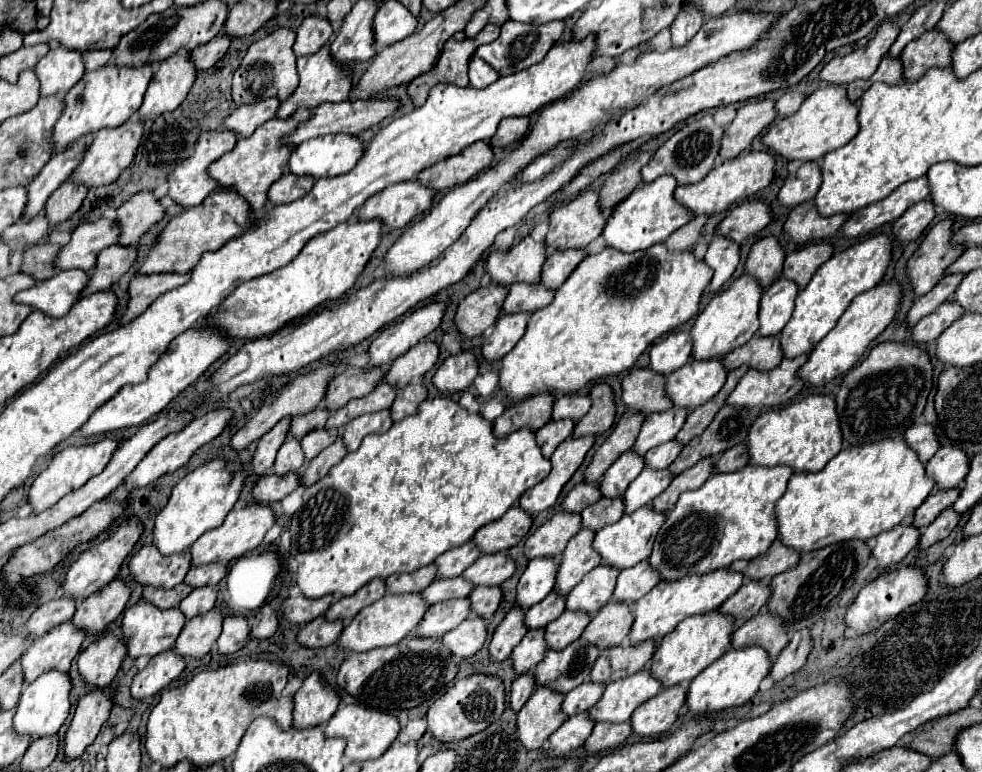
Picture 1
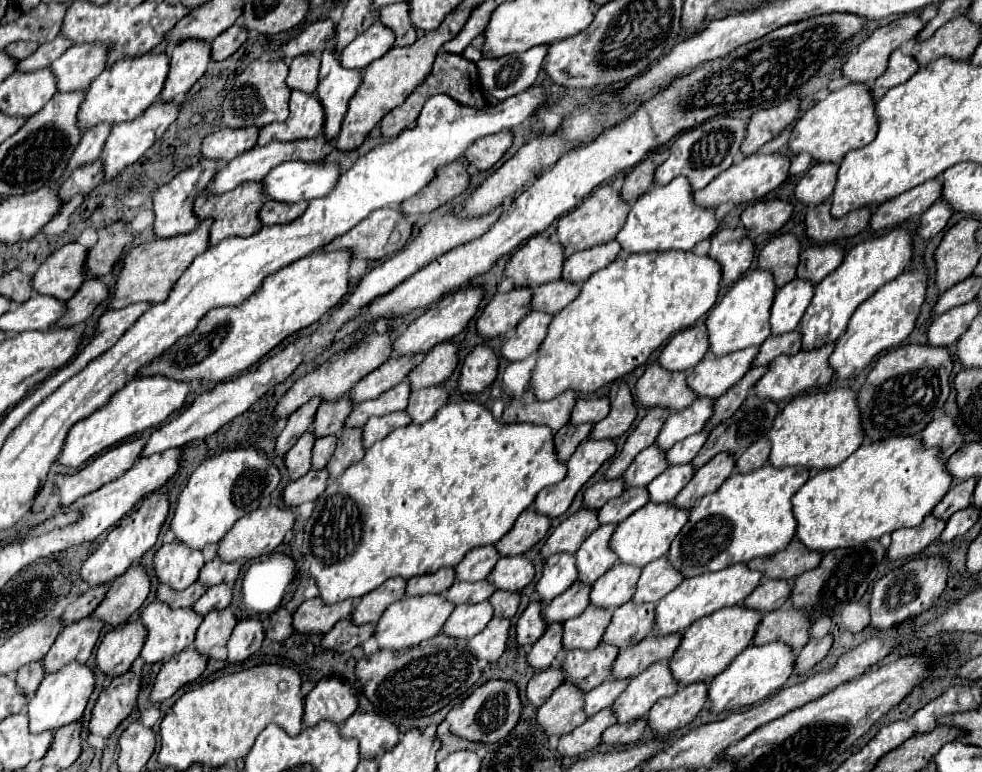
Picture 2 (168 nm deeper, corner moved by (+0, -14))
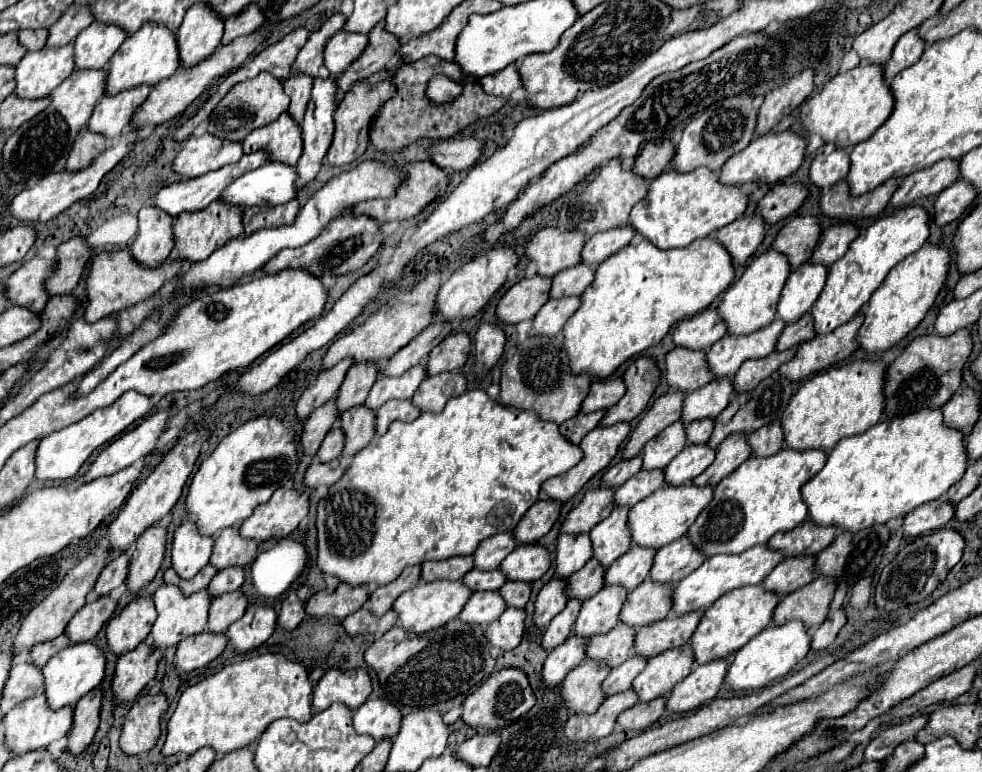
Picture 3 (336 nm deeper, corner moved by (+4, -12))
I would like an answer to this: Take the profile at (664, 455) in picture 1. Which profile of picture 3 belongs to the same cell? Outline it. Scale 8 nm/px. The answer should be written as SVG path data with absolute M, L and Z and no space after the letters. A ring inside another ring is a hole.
M712 419L706 421L694 421L690 425L686 425L686 441L692 445L700 445L706 443L708 437L712 433Z

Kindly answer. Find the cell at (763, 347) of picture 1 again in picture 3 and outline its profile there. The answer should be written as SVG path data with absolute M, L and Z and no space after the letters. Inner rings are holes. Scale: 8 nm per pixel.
M806 313L796 323L784 327L784 331L780 333L780 337L776 341L776 351L786 351L790 347L796 347L806 339L812 339L814 335L816 333L814 333L814 325L812 325L812 317L810 317L810 313Z

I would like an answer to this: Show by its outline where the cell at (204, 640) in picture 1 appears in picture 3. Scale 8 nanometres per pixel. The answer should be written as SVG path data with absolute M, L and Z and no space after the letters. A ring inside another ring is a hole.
M240 589L234 593L224 593L222 597L216 597L208 611L208 631L226 633L226 629L234 621L238 621L238 617L242 617L246 607L248 607L248 601Z

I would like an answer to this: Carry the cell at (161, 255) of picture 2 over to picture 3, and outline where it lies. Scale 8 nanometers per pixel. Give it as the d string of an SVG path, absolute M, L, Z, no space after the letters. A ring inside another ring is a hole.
M120 249L120 251L104 251L100 255L96 255L92 259L92 267L88 273L88 307L86 307L86 321L98 321L110 313L118 313L124 311L128 307L134 307L142 301L148 301L154 297L154 293L158 293L158 289L172 281L180 269L182 269L184 261L180 259L166 259L164 263L160 263L158 267L144 267L142 263L138 263L128 249Z

